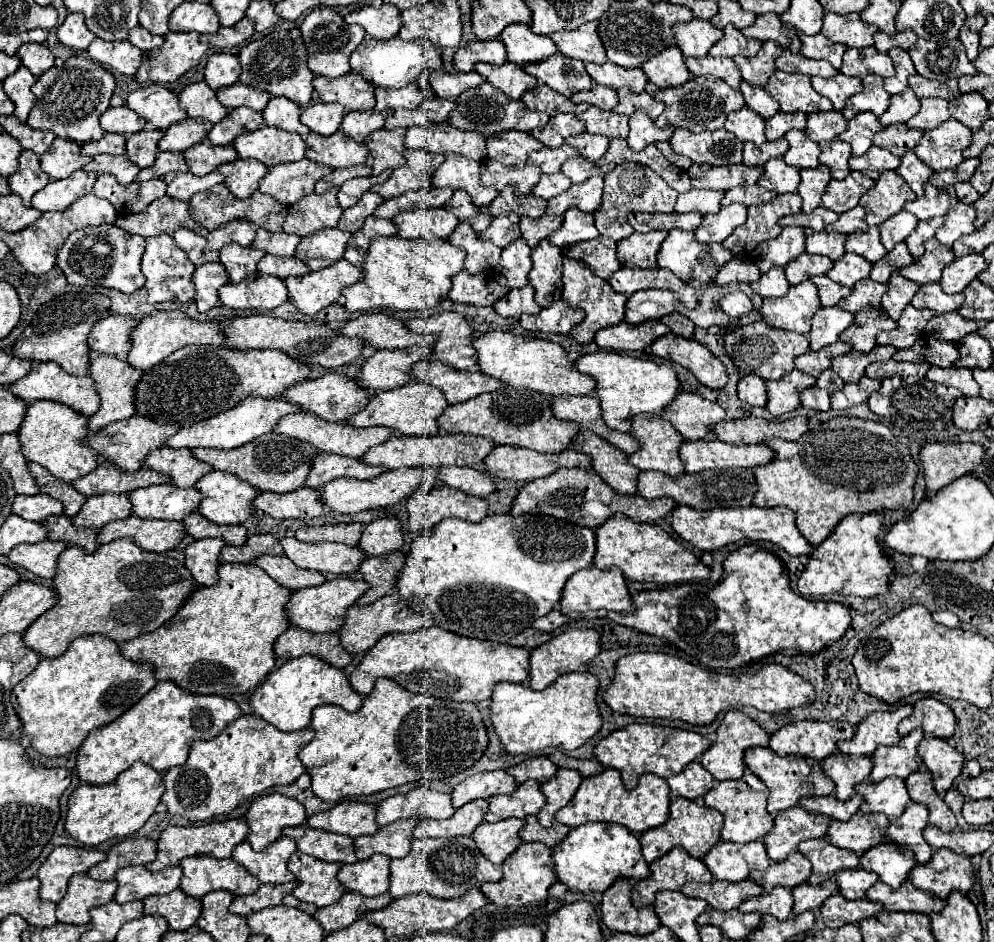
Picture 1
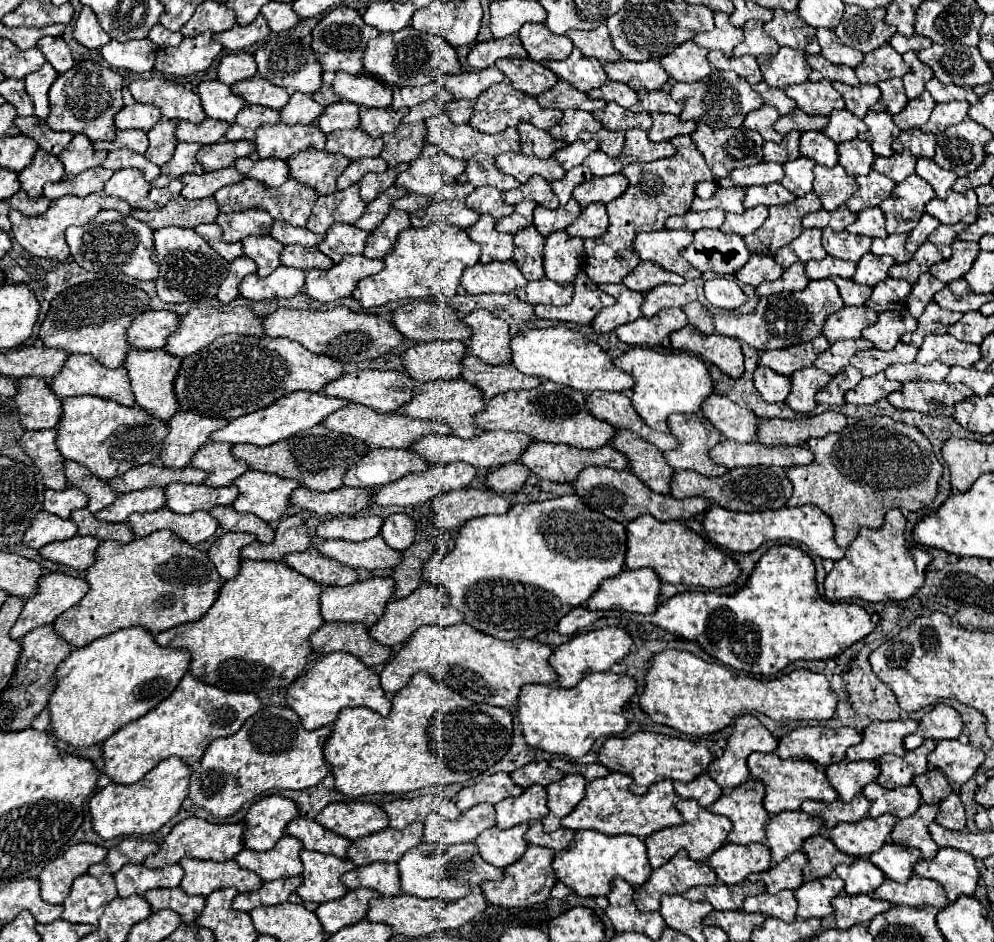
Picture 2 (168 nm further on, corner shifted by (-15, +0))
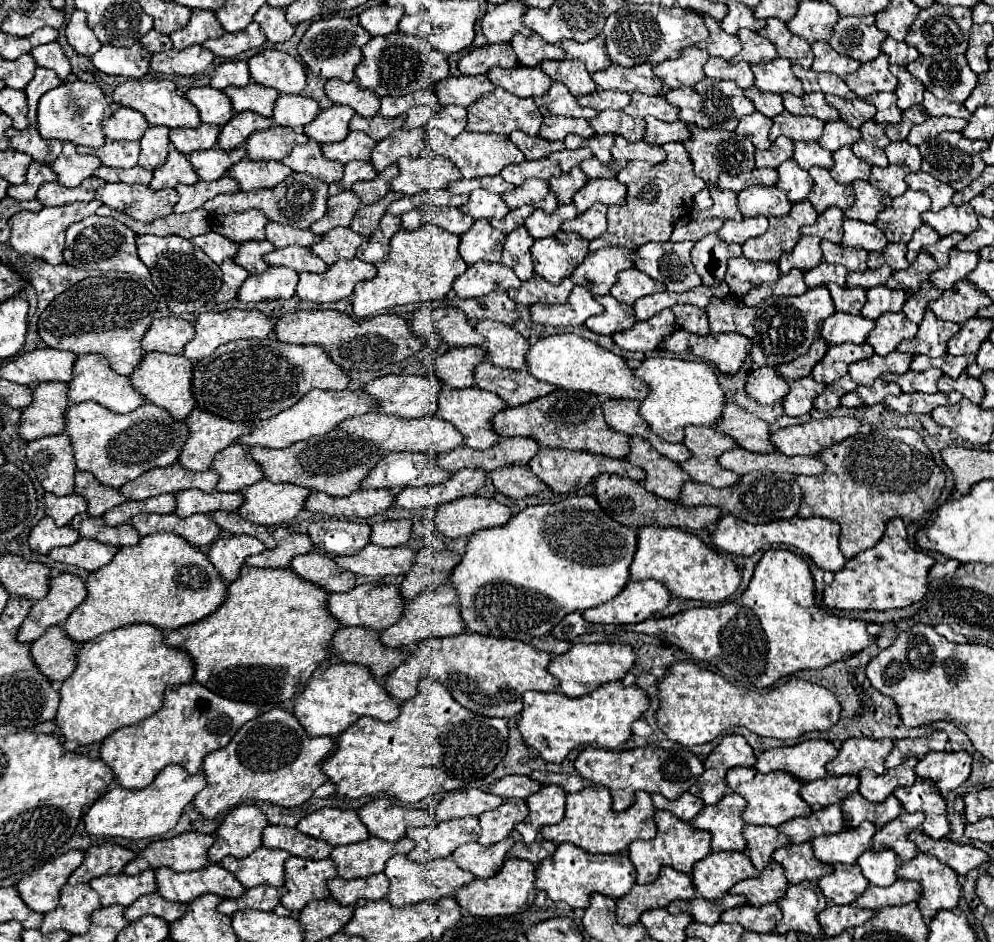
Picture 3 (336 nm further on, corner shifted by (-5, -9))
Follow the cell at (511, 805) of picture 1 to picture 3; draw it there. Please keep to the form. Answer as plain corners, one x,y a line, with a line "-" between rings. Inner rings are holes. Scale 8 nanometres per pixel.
509,799
495,811
485,811
479,815
481,821
481,845
493,845
501,839
505,839
515,823
519,823
529,813
529,807
523,799

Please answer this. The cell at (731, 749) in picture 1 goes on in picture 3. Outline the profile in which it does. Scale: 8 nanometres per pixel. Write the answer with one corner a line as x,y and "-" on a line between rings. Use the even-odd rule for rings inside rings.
737,733
725,735
721,743
709,753
705,761
705,773
697,779
691,791
697,797
701,797
705,805
713,805
721,801
729,789
725,781
727,769
737,767
737,765
753,767
755,763
757,763
757,757
743,735
737,735

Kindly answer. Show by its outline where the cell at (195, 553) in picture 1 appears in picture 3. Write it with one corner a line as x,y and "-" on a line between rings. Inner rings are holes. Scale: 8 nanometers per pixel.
229,535
229,537
215,539
209,547
207,557
217,569
217,573
221,575
221,579
225,583
231,583
239,577
245,557
257,555
263,549
265,545
251,535

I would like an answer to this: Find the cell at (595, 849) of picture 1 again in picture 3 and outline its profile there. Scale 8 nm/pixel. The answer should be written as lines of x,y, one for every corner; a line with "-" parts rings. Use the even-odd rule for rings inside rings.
561,843
553,857
549,857
547,861
541,861
541,865
537,865
535,877
537,877
535,887
547,891
549,899
565,901
573,909
577,909
577,907
587,909
591,893
603,893
613,899
627,895
637,881
637,871
627,853
593,855
589,851
583,851
577,845

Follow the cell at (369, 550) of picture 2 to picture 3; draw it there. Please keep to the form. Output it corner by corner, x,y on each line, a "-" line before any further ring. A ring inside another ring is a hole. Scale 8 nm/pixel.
369,543
355,555
337,555
333,559
337,561
337,565
355,575
385,577
385,575
405,575
411,567
413,551
409,547
383,549

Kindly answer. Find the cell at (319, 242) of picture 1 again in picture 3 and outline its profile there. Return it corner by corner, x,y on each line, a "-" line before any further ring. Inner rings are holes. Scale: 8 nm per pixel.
335,227
329,233
325,233
323,239
311,247
311,251
327,265
333,265
339,259
353,259
357,247
363,241
365,237
351,231
349,227

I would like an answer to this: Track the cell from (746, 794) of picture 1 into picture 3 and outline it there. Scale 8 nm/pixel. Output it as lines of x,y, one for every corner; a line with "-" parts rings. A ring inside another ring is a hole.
727,793
719,803
705,805
699,815
691,821
695,829
705,829
713,835
713,851
745,851
747,841
743,837
741,819
747,801
737,793

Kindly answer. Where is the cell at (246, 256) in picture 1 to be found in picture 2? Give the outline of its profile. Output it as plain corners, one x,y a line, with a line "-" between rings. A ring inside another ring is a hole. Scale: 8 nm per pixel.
249,236
243,240
243,254
255,260
259,266
259,276
269,276
273,270
281,266
279,252
283,250
283,244
279,244
271,236

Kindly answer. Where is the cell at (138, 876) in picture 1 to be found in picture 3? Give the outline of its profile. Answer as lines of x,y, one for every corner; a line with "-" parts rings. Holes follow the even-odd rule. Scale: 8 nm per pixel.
145,871
139,875
105,875
105,877
95,877
89,883
101,897
101,905
123,905
127,907
129,903
137,901
141,895
149,895
157,891
157,879
153,871

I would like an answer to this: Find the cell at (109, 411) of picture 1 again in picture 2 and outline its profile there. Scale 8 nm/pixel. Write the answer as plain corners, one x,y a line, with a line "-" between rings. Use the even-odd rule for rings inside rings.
133,348
125,360
125,370
129,372
135,402
161,420
171,420
171,416
179,408
179,402
175,402
175,390
173,390
179,364
181,364
181,358
171,356
165,350
135,350

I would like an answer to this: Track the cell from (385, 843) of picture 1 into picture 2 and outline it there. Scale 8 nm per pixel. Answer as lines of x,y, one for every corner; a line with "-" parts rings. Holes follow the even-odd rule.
413,822
403,830
385,828
381,832
357,838
347,848
347,858
355,866
367,866
371,862
397,862
409,848
421,844
423,824

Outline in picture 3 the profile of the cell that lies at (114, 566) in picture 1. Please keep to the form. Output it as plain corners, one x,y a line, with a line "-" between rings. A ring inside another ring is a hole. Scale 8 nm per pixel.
173,533
141,537
135,547
121,547
115,557
87,577
87,599
65,619
63,629
75,643
95,639
105,631
131,623
149,623
157,629
191,625
221,605
227,585
207,555

